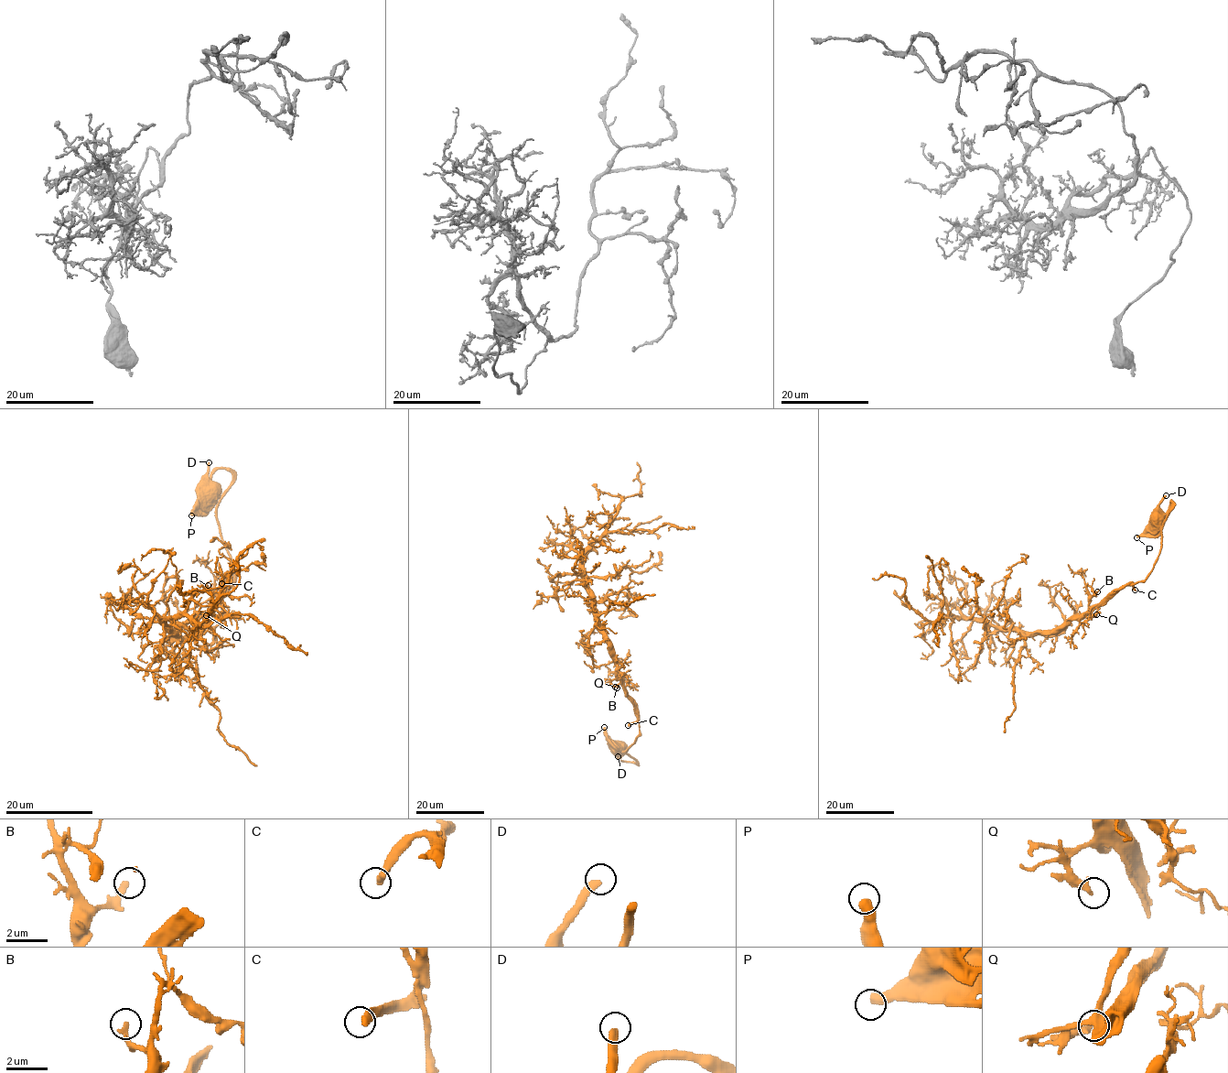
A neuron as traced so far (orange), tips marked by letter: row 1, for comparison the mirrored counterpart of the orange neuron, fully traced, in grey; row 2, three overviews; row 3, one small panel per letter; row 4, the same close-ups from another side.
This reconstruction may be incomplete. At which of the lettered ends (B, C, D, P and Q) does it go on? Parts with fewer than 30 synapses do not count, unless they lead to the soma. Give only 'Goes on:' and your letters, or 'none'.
Goes on: C

